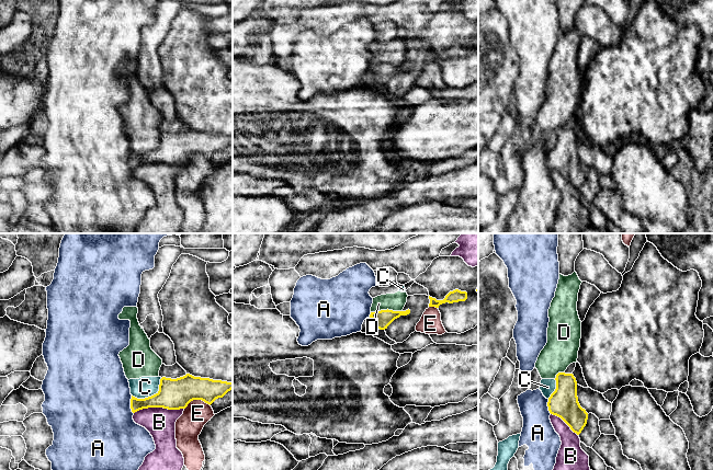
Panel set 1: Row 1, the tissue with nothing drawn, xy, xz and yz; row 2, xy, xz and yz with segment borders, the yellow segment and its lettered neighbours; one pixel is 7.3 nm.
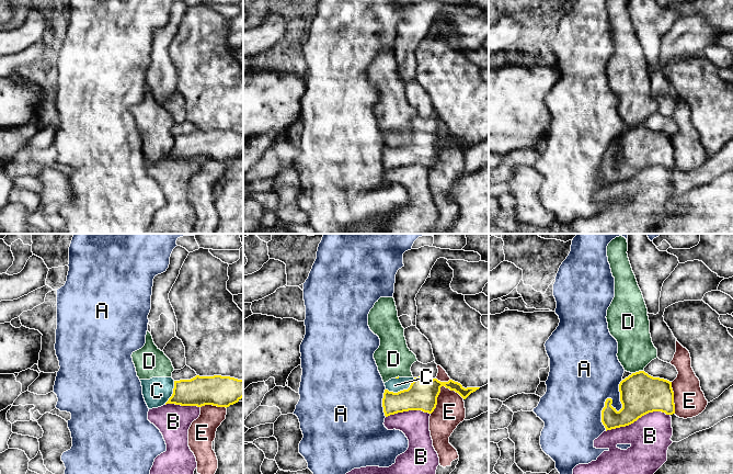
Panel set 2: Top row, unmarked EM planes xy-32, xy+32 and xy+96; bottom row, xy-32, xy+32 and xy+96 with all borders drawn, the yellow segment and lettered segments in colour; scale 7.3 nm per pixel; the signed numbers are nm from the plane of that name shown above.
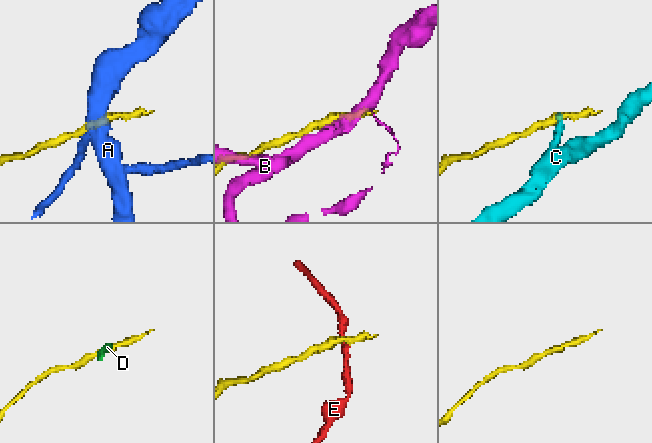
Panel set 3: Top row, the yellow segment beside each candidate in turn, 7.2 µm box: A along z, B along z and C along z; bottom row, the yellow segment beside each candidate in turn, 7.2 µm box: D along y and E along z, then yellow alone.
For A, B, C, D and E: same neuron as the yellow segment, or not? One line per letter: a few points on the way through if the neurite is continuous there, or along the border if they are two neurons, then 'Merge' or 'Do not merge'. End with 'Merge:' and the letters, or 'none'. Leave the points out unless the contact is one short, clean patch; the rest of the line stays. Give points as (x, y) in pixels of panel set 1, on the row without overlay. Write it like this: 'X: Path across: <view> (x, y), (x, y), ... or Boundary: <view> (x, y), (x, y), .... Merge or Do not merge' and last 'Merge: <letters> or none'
A: Do not merge
B: Do not merge
C: Boundary: xy (161, 133), (158, 145), (155, 148), (144, 152), (132, 150). Do not merge
D: Boundary: xz (402, 65), (381, 64), (371, 67). Do not merge
E: Do not merge
Merge: none

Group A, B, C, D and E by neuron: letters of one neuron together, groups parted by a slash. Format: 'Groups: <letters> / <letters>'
Groups: A / B / C D / E

